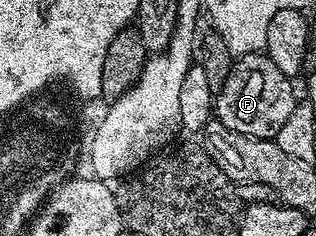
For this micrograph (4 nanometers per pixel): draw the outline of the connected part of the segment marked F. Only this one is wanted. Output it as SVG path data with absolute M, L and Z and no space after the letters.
M266 53L238 55L224 86L214 95L214 117L233 132L274 140L277 132L281 132L281 124L289 120L295 107L295 84L285 76L285 72L281 72L281 68L277 68L277 64L273 64Z

